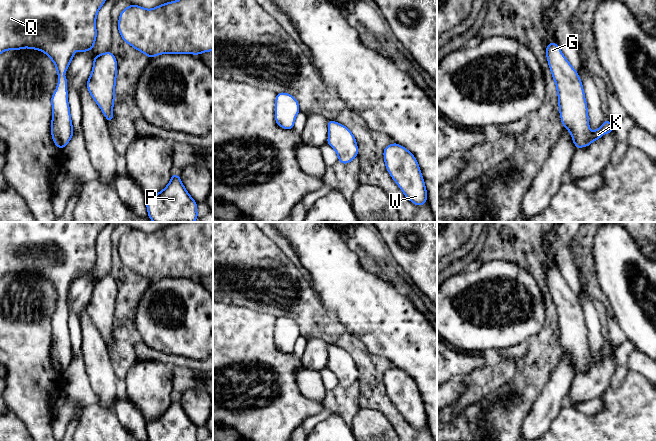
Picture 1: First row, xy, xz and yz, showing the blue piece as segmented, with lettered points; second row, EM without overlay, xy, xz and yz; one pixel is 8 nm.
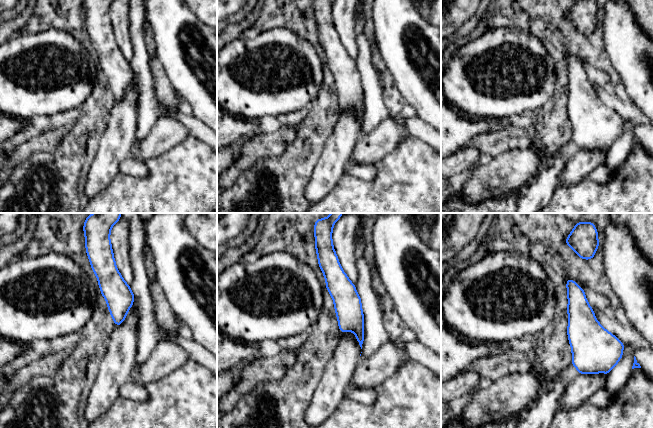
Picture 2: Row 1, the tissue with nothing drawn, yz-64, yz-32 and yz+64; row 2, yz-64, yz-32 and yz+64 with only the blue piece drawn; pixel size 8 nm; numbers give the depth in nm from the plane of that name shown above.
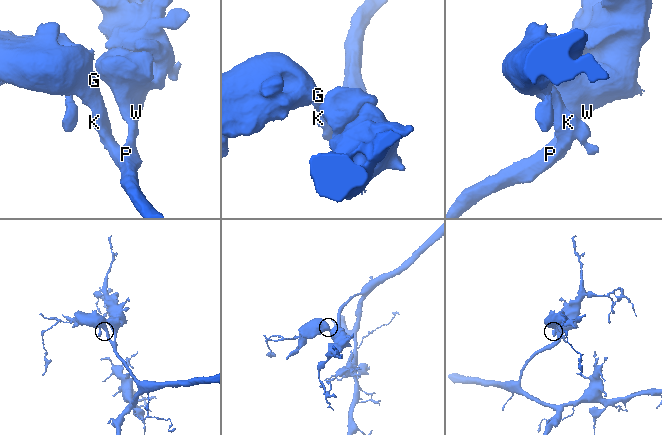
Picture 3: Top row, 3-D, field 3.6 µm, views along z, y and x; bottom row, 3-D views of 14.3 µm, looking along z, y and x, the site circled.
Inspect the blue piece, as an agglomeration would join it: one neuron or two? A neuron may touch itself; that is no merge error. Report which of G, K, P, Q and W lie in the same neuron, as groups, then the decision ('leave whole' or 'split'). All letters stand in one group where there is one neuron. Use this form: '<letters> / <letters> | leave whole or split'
G K P Q W | leave whole

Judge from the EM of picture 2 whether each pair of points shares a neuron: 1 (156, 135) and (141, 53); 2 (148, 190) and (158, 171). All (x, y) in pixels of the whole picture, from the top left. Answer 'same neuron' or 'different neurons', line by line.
1: different neurons
2: same neuron

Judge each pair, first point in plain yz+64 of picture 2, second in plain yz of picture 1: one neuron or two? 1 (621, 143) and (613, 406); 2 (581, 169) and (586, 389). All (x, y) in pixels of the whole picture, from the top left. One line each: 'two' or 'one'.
1: two
2: one

